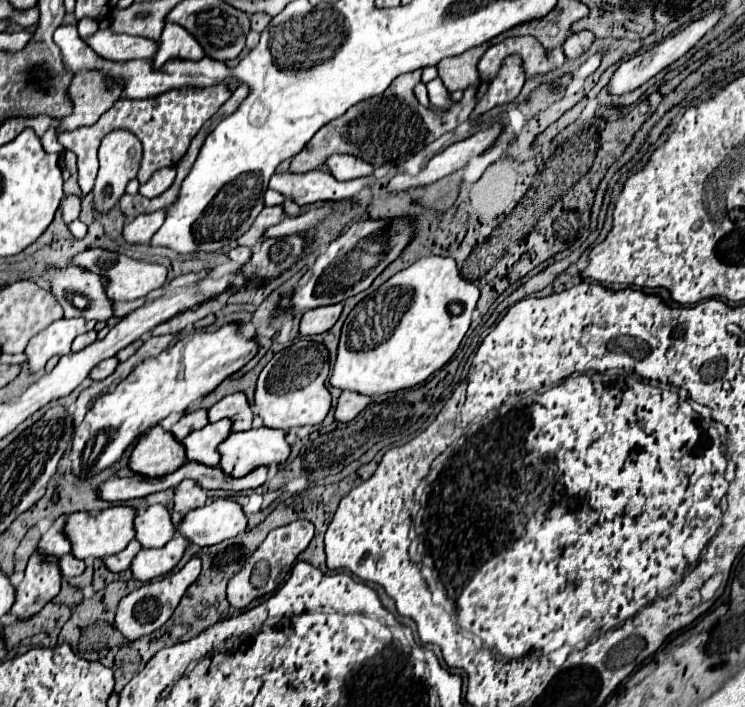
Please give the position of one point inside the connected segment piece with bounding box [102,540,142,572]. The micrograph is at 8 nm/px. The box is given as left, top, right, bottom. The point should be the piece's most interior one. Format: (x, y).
(117, 562)

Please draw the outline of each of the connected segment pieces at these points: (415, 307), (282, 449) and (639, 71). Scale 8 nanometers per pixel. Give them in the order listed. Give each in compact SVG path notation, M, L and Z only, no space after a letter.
M428 256L420 258L410 268L400 270L376 292L360 300L348 314L342 326L336 362L328 378L330 386L340 390L352 390L364 396L388 394L418 386L430 374L442 368L458 350L466 330L470 328L470 316L472 310L476 308L478 296L480 296L478 288L460 276L456 262L452 258Z
M266 426L258 430L252 428L246 432L232 432L218 448L218 468L232 478L242 478L262 464L282 464L290 454L284 432Z
M714 8L712 12L708 12L706 16L702 16L700 20L694 20L694 22L690 22L684 30L680 30L680 32L676 32L676 34L672 34L670 38L666 38L666 40L662 40L660 44L656 44L656 46L652 46L650 50L646 50L646 52L642 52L642 54L638 54L638 56L634 56L634 58L630 58L630 60L626 60L626 62L622 62L620 64L620 68L616 70L616 74L612 76L612 80L610 80L610 84L608 84L608 88L610 88L610 92L612 94L624 94L624 92L630 92L630 90L634 90L634 88L638 88L640 84L644 84L644 82L648 82L652 76L656 76L660 70L664 70L666 66L670 66L674 60L678 60L678 58L682 58L710 28L714 28L716 24L718 24L718 20L724 16L724 8Z

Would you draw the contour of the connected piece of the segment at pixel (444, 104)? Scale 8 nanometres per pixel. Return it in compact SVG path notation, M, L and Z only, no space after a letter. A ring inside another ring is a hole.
M434 78L432 82L426 84L426 90L428 90L428 98L430 98L430 104L434 108L448 108L452 106L452 100L448 98L448 92L444 90L444 84L440 82L440 78Z

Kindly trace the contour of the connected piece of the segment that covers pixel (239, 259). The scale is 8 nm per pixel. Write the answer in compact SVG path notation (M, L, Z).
M237 246L229 251L228 256L234 262L243 265L251 258L251 249L244 246Z

